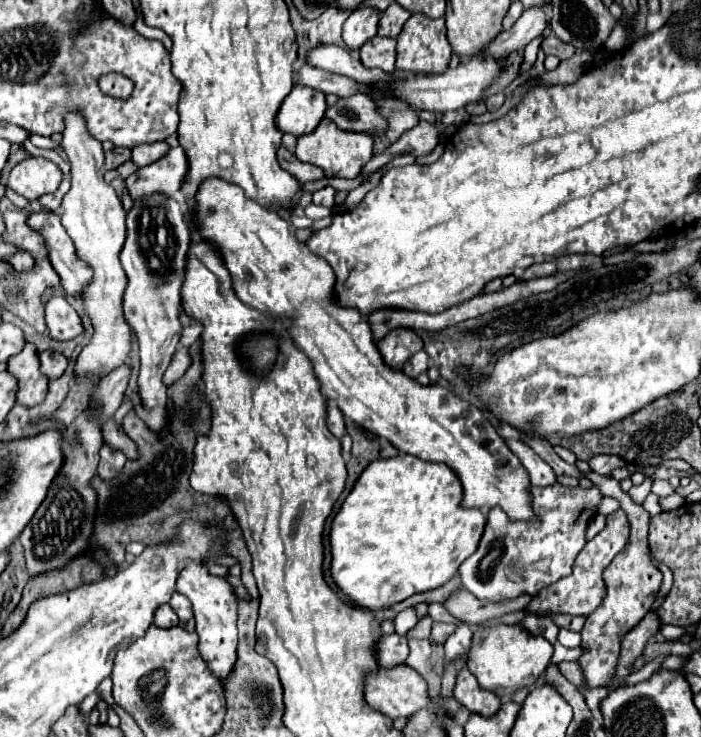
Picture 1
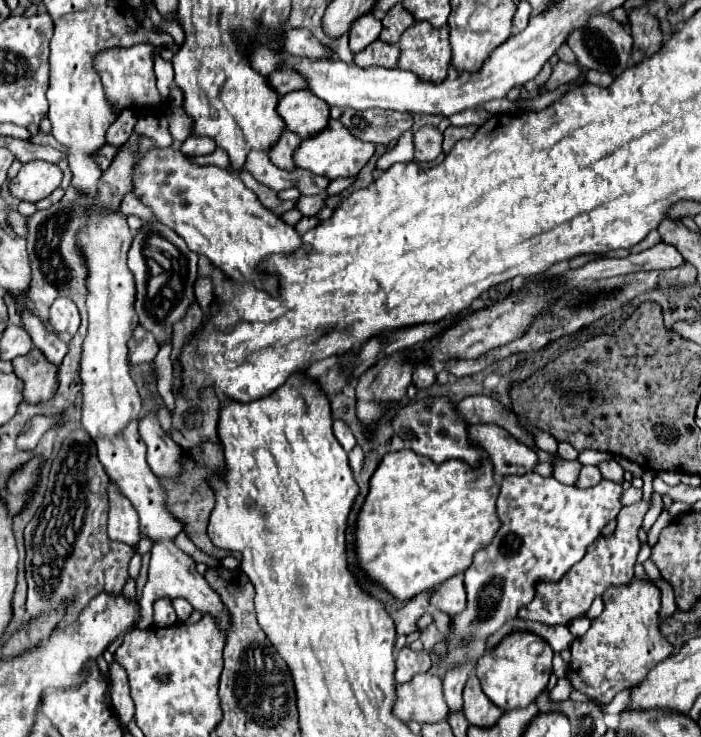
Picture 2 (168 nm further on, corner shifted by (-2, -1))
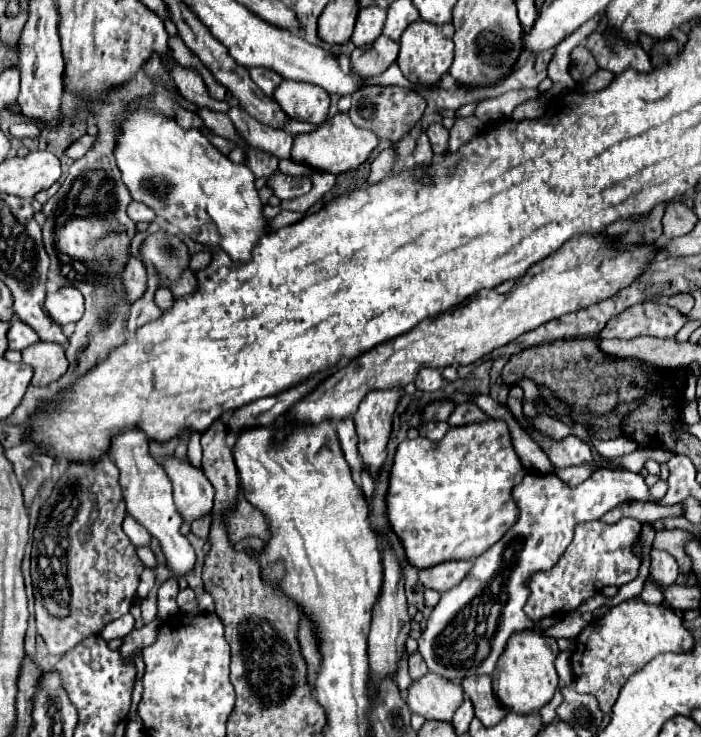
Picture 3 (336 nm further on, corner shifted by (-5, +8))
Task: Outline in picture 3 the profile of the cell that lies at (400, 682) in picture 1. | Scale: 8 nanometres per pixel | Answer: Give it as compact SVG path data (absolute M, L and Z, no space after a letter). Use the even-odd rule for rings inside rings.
M428 673L420 681L412 683L406 695L406 703L412 713L436 721L450 721L464 699L466 695L460 685L434 673Z

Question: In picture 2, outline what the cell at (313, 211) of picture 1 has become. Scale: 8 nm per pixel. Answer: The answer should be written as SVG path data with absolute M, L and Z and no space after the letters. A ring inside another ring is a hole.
M301 196L297 202L297 210L303 216L317 216L321 208L325 208L325 200L321 196Z

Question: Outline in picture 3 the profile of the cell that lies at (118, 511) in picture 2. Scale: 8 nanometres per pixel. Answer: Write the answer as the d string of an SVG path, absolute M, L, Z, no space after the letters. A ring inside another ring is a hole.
M130 515L124 519L124 531L130 537L130 541L134 543L134 547L150 547L152 537L148 535L148 531L144 531L144 527L140 523L136 523L136 519L132 519Z

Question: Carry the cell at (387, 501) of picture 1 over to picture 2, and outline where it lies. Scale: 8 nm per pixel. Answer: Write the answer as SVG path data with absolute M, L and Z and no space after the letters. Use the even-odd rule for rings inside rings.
M399 450L387 454L369 480L369 494L361 506L355 524L355 554L357 566L365 578L387 590L393 598L405 602L421 592L431 592L455 574L469 568L477 550L485 548L501 522L495 512L499 484L493 480L493 464L485 460L481 468L471 468L461 460L435 464L429 458L417 456L413 450Z

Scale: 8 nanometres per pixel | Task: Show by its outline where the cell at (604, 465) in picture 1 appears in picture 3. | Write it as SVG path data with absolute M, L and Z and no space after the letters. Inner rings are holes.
M580 465L580 467L566 467L566 469L556 469L556 473L560 475L560 479L564 483L568 483L570 487L580 485L584 479L588 479L592 475L592 467L590 465Z

